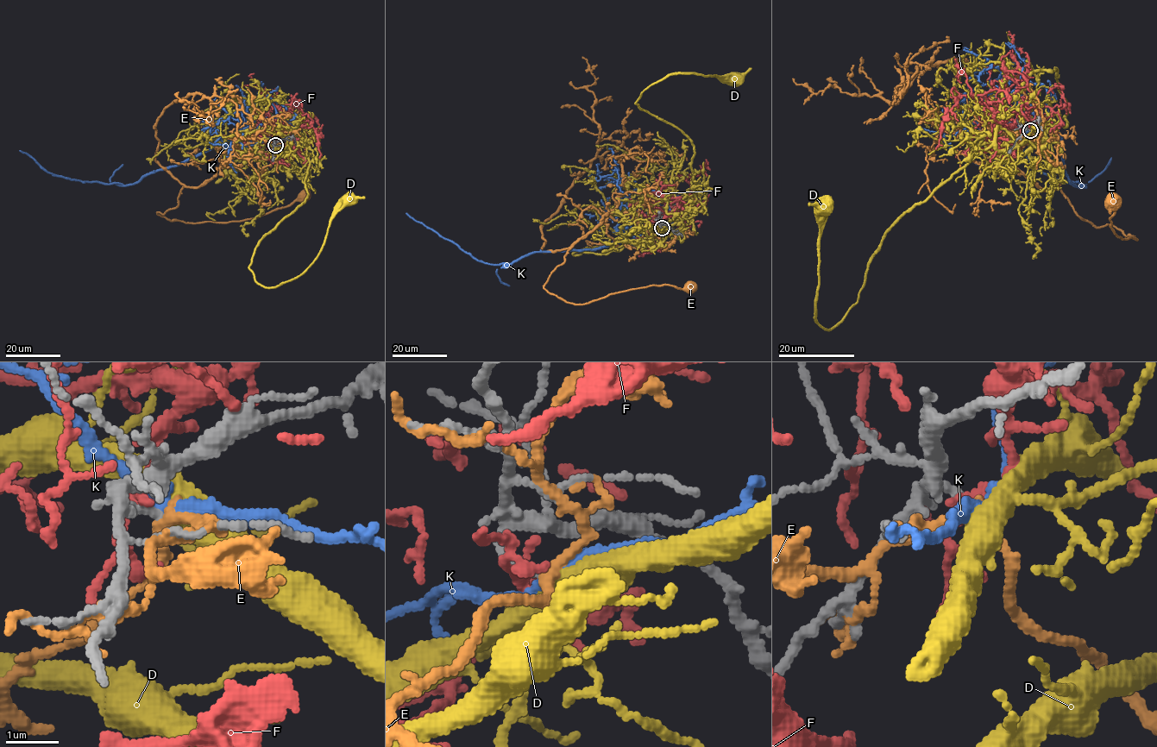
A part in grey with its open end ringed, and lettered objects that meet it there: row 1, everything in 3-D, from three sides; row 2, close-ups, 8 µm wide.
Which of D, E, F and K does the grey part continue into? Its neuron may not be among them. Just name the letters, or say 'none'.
D

